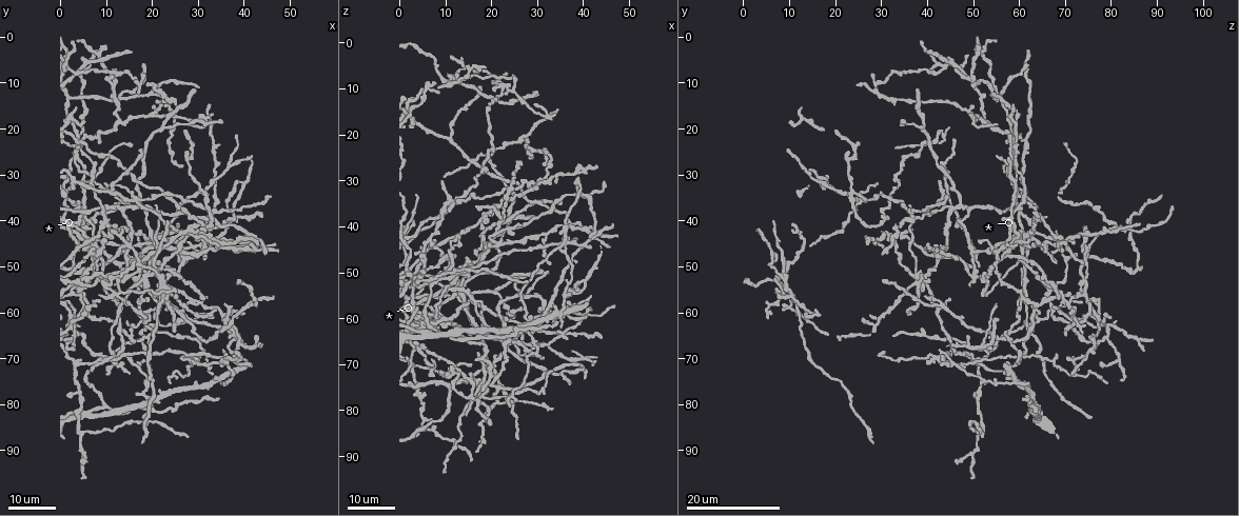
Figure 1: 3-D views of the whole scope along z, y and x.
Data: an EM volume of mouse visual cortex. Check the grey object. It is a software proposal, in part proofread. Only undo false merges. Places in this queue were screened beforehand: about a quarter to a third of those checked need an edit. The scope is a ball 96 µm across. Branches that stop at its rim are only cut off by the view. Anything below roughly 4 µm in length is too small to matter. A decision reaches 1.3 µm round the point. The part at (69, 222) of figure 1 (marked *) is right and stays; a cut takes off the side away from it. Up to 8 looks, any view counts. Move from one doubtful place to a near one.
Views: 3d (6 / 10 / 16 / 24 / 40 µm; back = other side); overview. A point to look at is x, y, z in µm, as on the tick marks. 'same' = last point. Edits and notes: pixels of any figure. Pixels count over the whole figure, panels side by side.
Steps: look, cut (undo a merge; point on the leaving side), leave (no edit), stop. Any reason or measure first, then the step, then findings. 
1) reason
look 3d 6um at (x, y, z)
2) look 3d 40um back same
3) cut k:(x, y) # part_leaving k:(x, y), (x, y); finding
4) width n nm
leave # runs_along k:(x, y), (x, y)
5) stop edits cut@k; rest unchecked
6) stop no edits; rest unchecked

thick turns thin
look 3d 24um at (2.5, 23.0, 38.5)

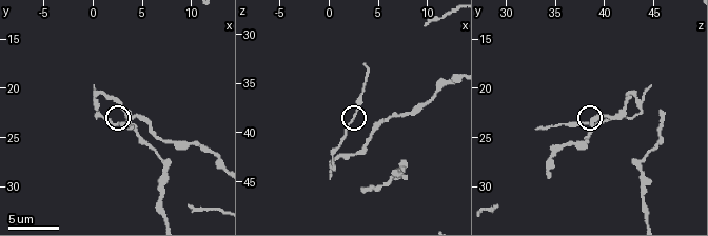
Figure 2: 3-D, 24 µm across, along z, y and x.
look 3d 10um at (2.6, 23.4, 38.2)

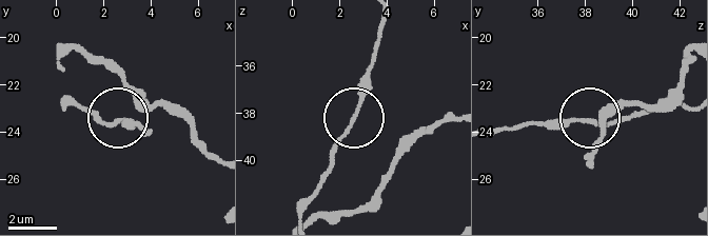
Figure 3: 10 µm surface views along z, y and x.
zoom in
look 3d 6um at (2.6, 23.6, 38.3)

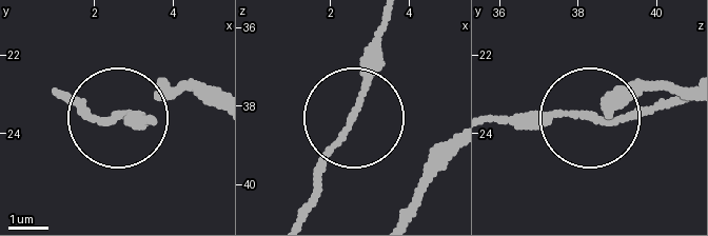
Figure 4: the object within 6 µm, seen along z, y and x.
leave # runs_along 4:(296, 217), (354, 116), (384, 30); all the same neuron

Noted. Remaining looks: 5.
sudden change in width
look 3d 10um at (7.6, 27.8, 43.6)

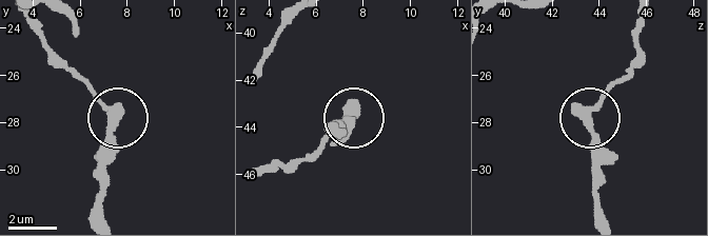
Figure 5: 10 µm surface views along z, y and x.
look 3d 10um back at (7.5, 27.8, 43.6)

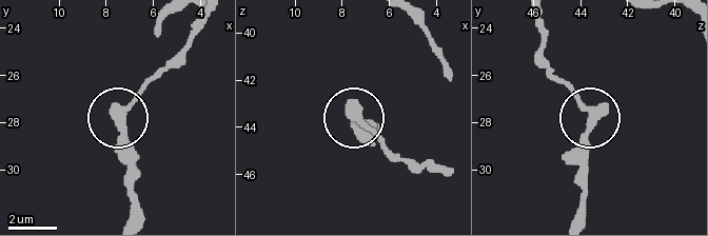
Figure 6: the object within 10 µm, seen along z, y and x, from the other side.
width 390 nm
leave # runs_along 6:(129, 217), (129, 144), (118, 114), (162, 67); one neuron here

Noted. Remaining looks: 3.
four or more arms meet
look 3d 24um at (14.5, 52.5, 50.0)

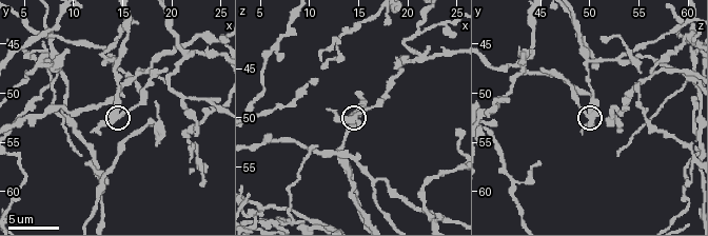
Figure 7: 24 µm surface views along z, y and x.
look 3d 10um at (14.2, 52.2, 50.0)

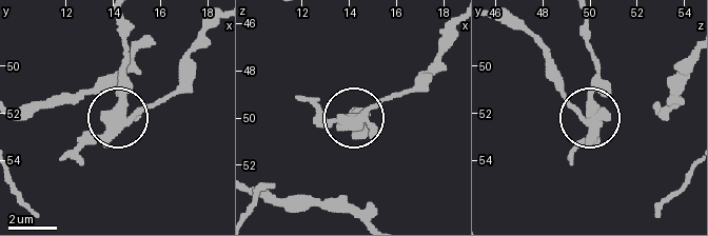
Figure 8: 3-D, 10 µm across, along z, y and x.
cut 8:(80, 138) # part_leaving 8:(356, 117), (408, 89), (432, 64), (450, 28); a second neuron is stuck on

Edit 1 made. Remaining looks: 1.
side arm on a straight run
look 3d 6um at (21.2, 50.4, 41.4)

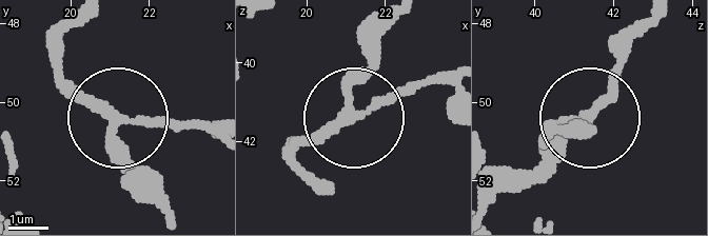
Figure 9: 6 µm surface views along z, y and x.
width 210 nm
leave # runs_along 9:(84, 18), (57, 58), (104, 109), (124, 119), (201, 119); continuous, no second neuron

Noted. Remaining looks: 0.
stop edits cut@8; rest unchecked

